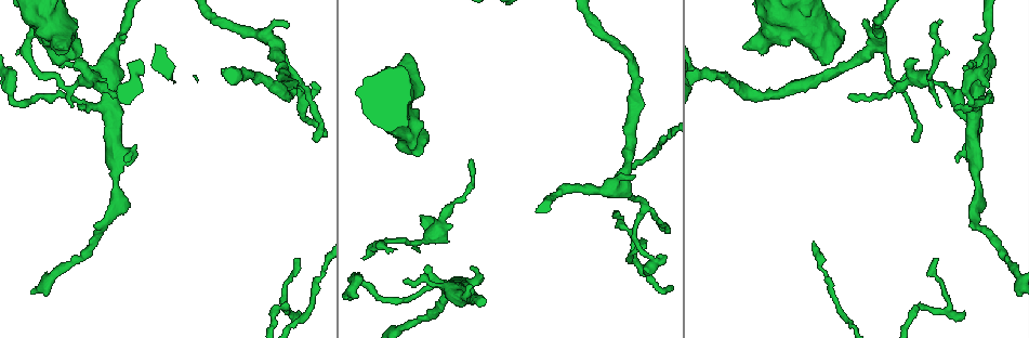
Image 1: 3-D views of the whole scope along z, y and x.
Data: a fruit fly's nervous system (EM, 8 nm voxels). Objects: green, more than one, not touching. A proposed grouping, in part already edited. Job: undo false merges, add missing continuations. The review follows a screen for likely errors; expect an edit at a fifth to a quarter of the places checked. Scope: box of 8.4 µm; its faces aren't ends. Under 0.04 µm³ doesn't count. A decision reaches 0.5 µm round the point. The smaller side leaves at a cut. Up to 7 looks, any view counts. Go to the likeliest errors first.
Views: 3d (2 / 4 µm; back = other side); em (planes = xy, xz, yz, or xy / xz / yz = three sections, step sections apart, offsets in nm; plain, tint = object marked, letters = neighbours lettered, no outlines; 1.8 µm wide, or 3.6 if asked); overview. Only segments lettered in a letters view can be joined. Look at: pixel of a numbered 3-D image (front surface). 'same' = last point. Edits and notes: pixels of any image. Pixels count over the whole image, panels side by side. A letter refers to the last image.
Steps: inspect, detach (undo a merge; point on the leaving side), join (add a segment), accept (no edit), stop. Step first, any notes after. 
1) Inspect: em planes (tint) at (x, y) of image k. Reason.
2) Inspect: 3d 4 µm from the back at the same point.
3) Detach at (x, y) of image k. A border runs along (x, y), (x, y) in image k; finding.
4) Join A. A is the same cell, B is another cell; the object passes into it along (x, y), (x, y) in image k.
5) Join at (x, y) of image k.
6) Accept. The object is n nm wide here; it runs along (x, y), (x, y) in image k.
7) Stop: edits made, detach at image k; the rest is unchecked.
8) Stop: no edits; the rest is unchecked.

Inspect: 3d 2 µm at (938, 22) of image 1. Branch stops here.

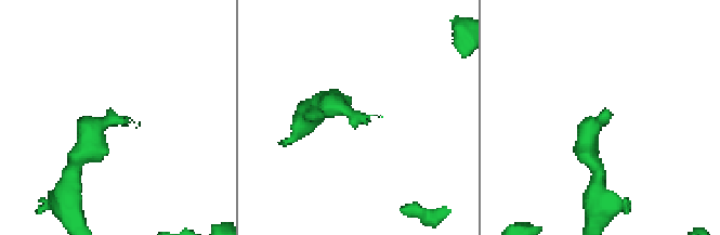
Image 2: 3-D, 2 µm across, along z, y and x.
Inspect: em 3.6 µm xz step 4 (letters) at (599, 119) of image 2. Now the EM.

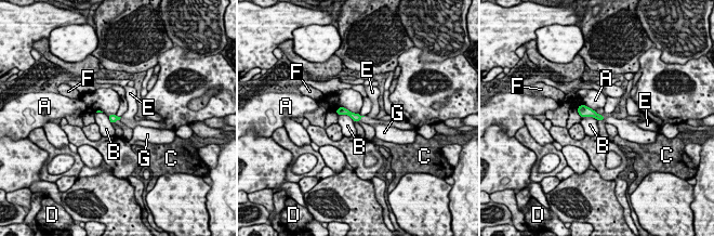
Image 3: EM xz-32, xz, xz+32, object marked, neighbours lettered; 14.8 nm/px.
Join G. The longest contact is with A, 340 nm; G is the same cell, A, B, C, D, E and F are other cells; the object passes into it along (356, 117), (360, 118), (375, 122) in image 3; the neuron continues.

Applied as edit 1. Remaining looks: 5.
Inspect: em xy step 8 (tint) at (973, 103) of image 1. Abrupt turn.

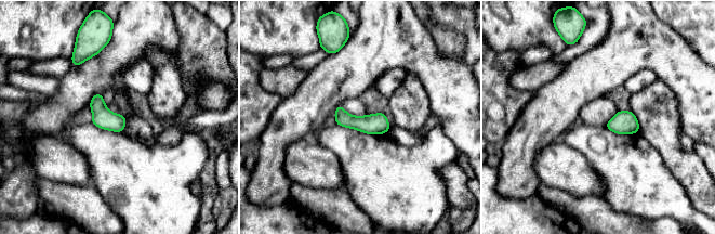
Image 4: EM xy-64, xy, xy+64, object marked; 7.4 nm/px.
Inspect: em planes (tint) at the same point. Another direction.

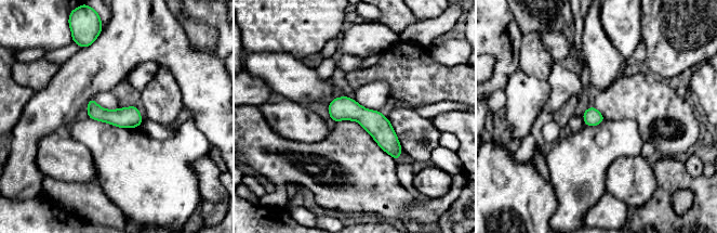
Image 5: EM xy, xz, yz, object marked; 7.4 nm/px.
Inspect: em planes (letters) at the same point.

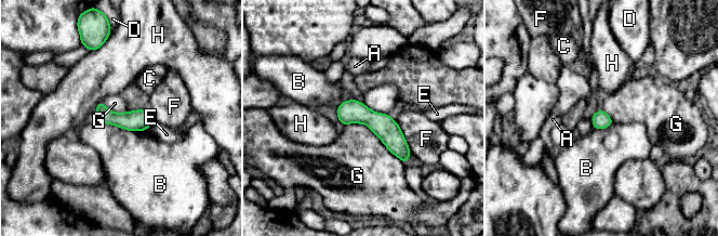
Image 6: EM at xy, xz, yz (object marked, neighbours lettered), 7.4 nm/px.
Accept. The longest contact is with G, 500 nm; A, B, C, D, E, F, G and H are other cells; it runs along (341, 107), (371, 118), (406, 159) in image 6; all the same neuron.

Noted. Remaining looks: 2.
Inspect: em planes (plain) at (416, 155) of image 1. Free end.

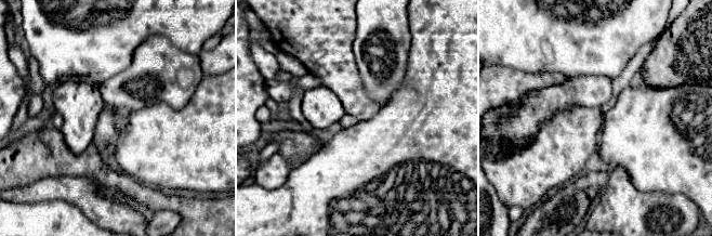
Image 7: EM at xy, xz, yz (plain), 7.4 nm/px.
Inspect: em planes (letters) at the same point. What lies round it.

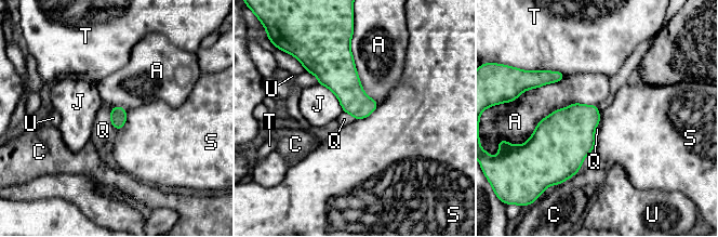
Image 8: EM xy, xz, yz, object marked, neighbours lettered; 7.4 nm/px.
Accept. The longest contact is with A, 600 nm; A, C, J, Q, S, T and U are other cells; no lettered segment goes on from it.

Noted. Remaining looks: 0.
Stop: edits made, join at image 3; the rest is unchecked.

